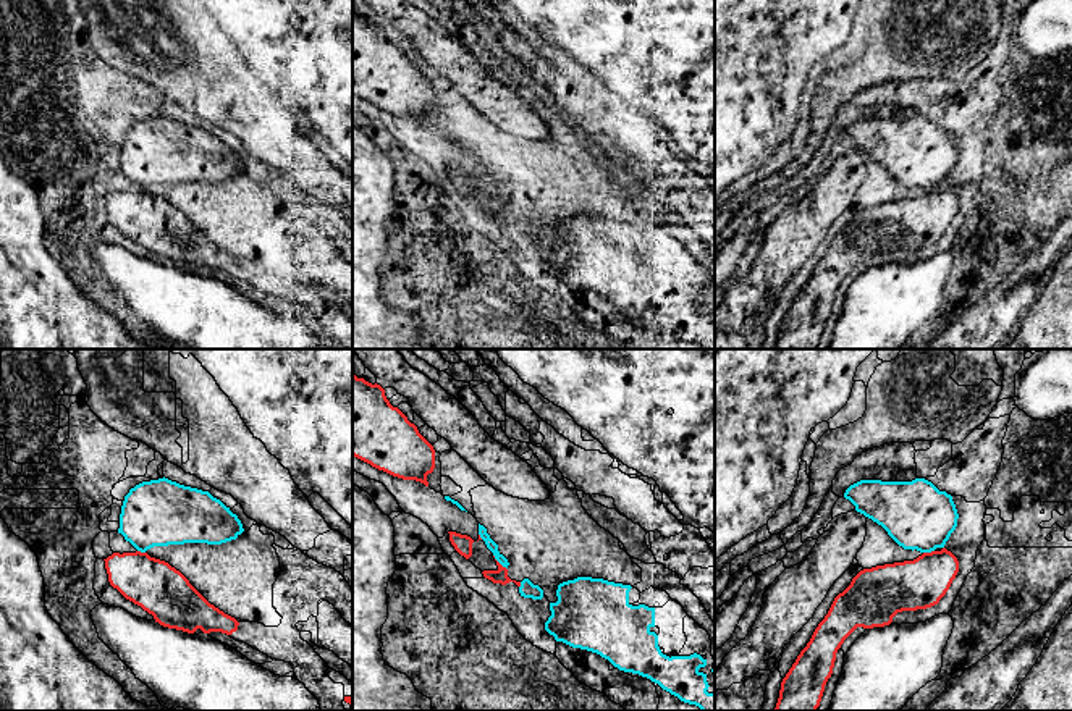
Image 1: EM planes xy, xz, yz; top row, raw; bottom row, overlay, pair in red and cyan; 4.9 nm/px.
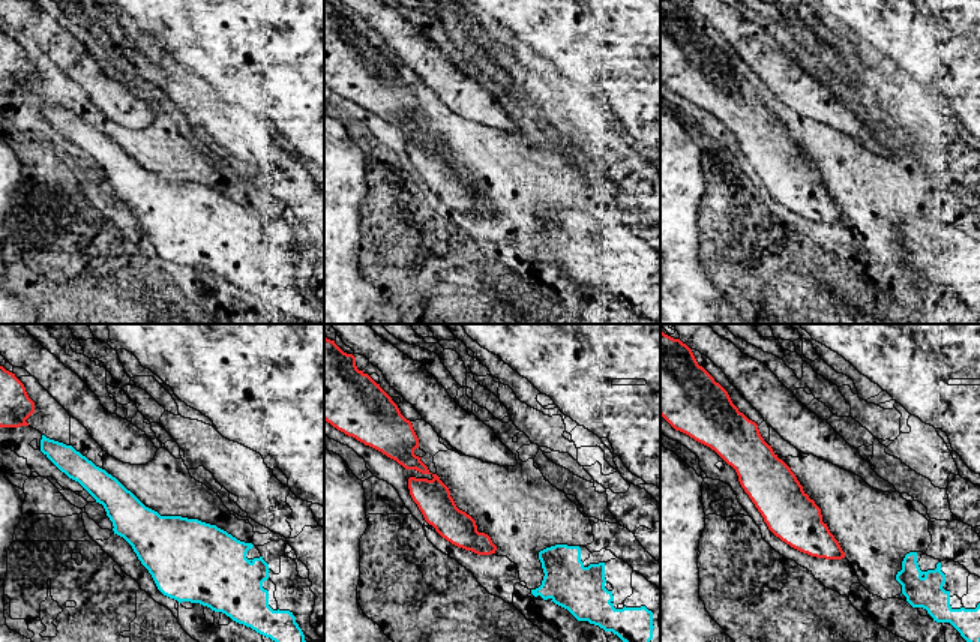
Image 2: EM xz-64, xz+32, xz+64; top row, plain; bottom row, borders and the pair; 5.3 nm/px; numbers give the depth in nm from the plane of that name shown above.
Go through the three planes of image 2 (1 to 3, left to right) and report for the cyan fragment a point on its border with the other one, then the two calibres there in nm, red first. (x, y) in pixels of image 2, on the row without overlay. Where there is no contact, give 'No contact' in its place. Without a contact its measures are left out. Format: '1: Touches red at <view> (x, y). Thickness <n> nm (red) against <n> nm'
1: No contact
2: No contact
3: No contact

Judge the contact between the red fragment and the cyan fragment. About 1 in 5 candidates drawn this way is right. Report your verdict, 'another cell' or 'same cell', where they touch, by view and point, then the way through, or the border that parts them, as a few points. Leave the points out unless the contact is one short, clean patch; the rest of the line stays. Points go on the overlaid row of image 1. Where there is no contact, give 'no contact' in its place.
another cell | xz (498, 563)

